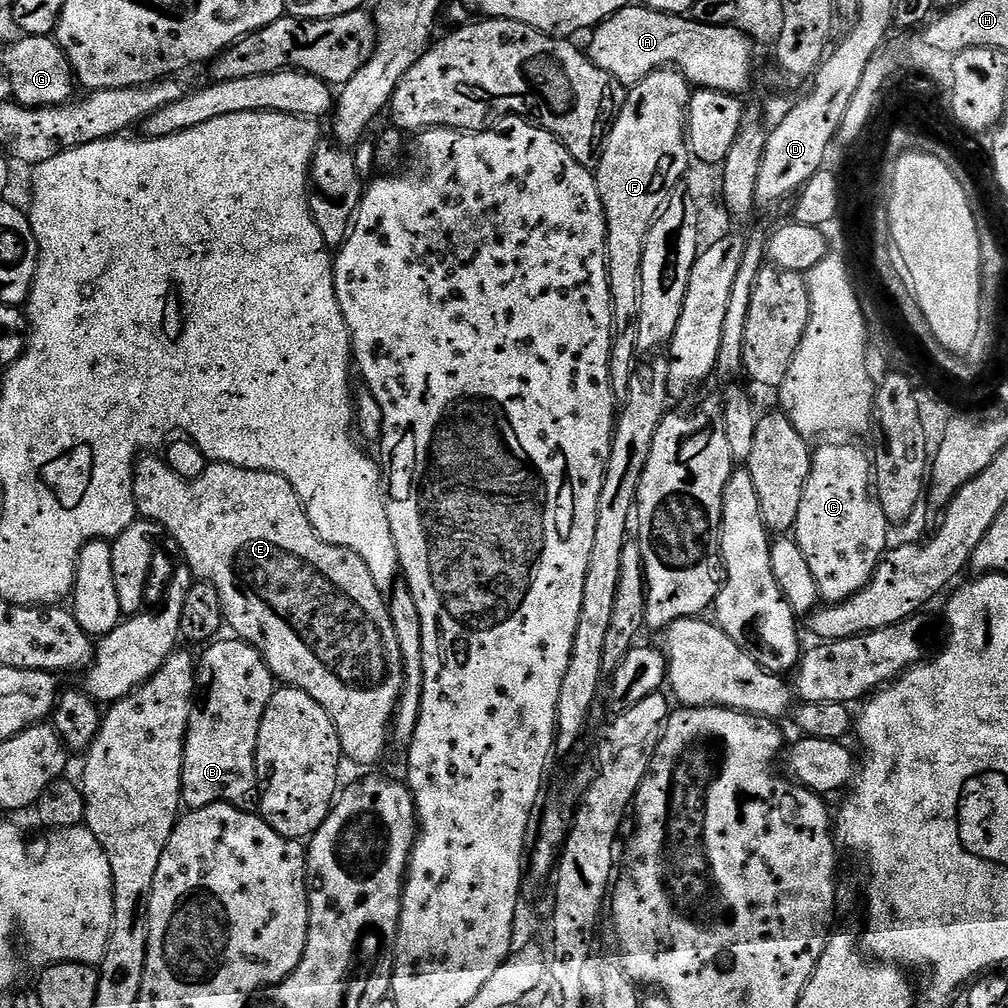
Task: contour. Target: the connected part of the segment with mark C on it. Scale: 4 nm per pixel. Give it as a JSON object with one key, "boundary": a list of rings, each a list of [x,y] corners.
{"boundary":[[[824,444],[813,451],[810,478],[806,478],[806,490],[802,490],[802,506],[798,506],[794,539],[806,557],[810,574],[814,574],[814,582],[818,582],[821,601],[828,604],[841,604],[867,586],[868,579],[890,547],[890,521],[870,491],[873,472],[869,453],[867,456],[856,444]]]}

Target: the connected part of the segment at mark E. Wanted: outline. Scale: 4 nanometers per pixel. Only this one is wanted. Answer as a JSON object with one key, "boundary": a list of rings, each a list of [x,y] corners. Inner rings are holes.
{"boundary":[[[144,454],[136,461],[136,468],[132,472],[132,489],[137,513],[143,519],[153,520],[160,525],[167,535],[169,532],[173,542],[180,547],[180,552],[184,555],[183,563],[191,570],[193,577],[197,581],[212,584],[214,590],[218,590],[224,607],[227,627],[229,629],[232,627],[236,631],[233,633],[239,639],[245,640],[258,650],[258,654],[262,654],[266,666],[270,666],[270,670],[281,685],[297,688],[310,694],[310,698],[314,698],[314,702],[318,702],[318,706],[322,706],[322,710],[326,710],[326,714],[330,714],[330,718],[334,722],[334,730],[338,730],[338,742],[343,759],[345,761],[353,760],[356,764],[378,763],[383,758],[384,751],[390,748],[392,715],[400,697],[404,675],[402,674],[402,654],[398,651],[398,637],[394,634],[394,622],[390,622],[385,593],[381,592],[374,582],[374,577],[370,575],[366,562],[362,562],[362,558],[358,558],[358,554],[354,554],[354,550],[334,546],[322,539],[314,530],[294,486],[290,486],[290,482],[286,482],[284,476],[273,472],[246,470],[233,464],[212,462],[201,476],[187,480],[178,478],[178,474],[174,474],[174,470],[170,470],[168,463],[159,455]]]}

